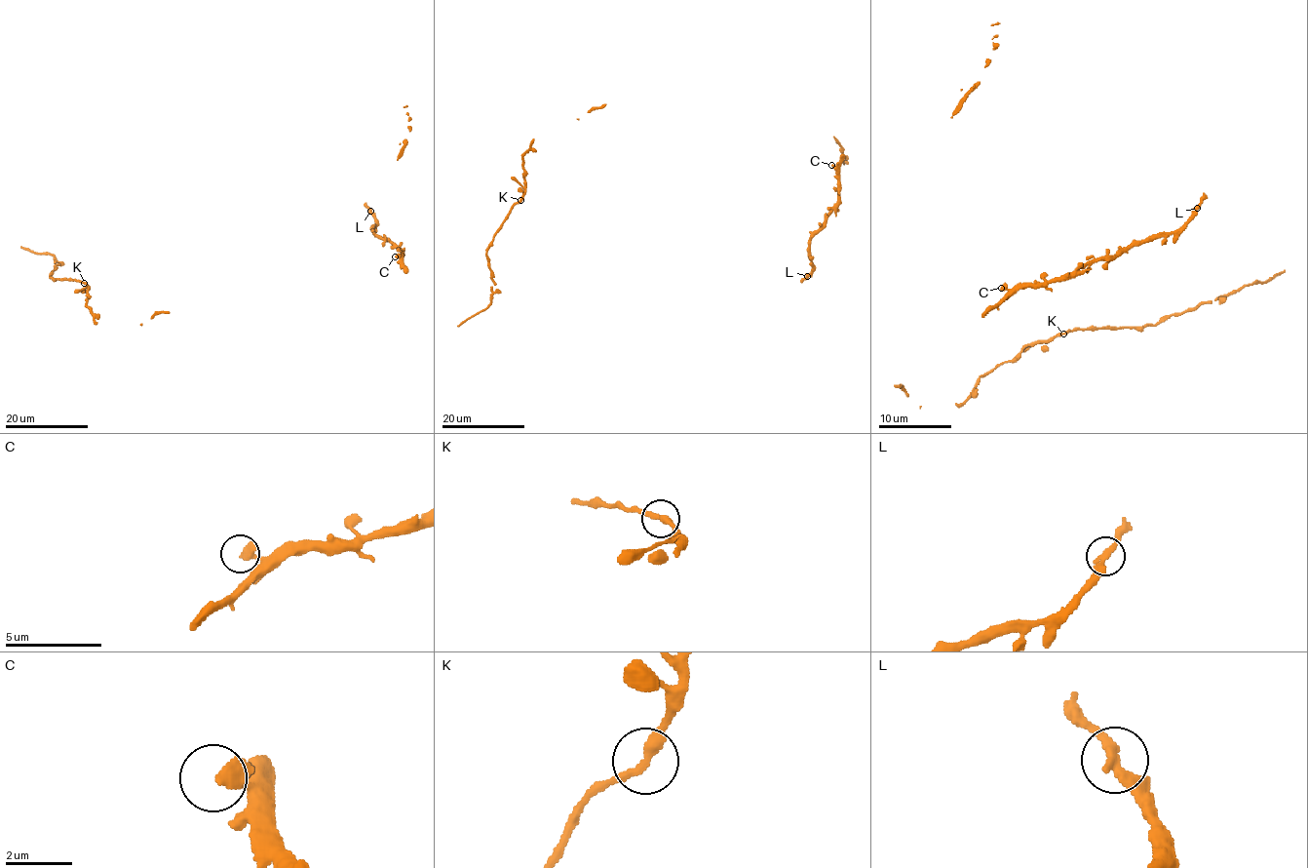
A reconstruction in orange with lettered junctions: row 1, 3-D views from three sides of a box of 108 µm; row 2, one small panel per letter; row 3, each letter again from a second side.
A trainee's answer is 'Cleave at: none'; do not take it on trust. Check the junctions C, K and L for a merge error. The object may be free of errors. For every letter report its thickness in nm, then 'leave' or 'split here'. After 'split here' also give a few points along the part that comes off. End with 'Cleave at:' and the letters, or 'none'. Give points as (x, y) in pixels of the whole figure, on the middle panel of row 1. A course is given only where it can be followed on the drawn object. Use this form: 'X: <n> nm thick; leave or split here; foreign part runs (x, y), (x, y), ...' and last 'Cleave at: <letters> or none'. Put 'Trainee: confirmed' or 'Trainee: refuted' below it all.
C: 320 nm thick; leave
K: 300 nm thick; leave
L: 320 nm thick; leave
Cleave at: none
Trainee: confirmed

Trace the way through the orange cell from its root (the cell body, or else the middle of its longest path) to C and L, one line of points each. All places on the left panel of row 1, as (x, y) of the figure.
C: (371, 231), (386, 238), (402, 252), (400, 257), (395, 256)
L: (371, 231), (375, 217), (370, 211)

